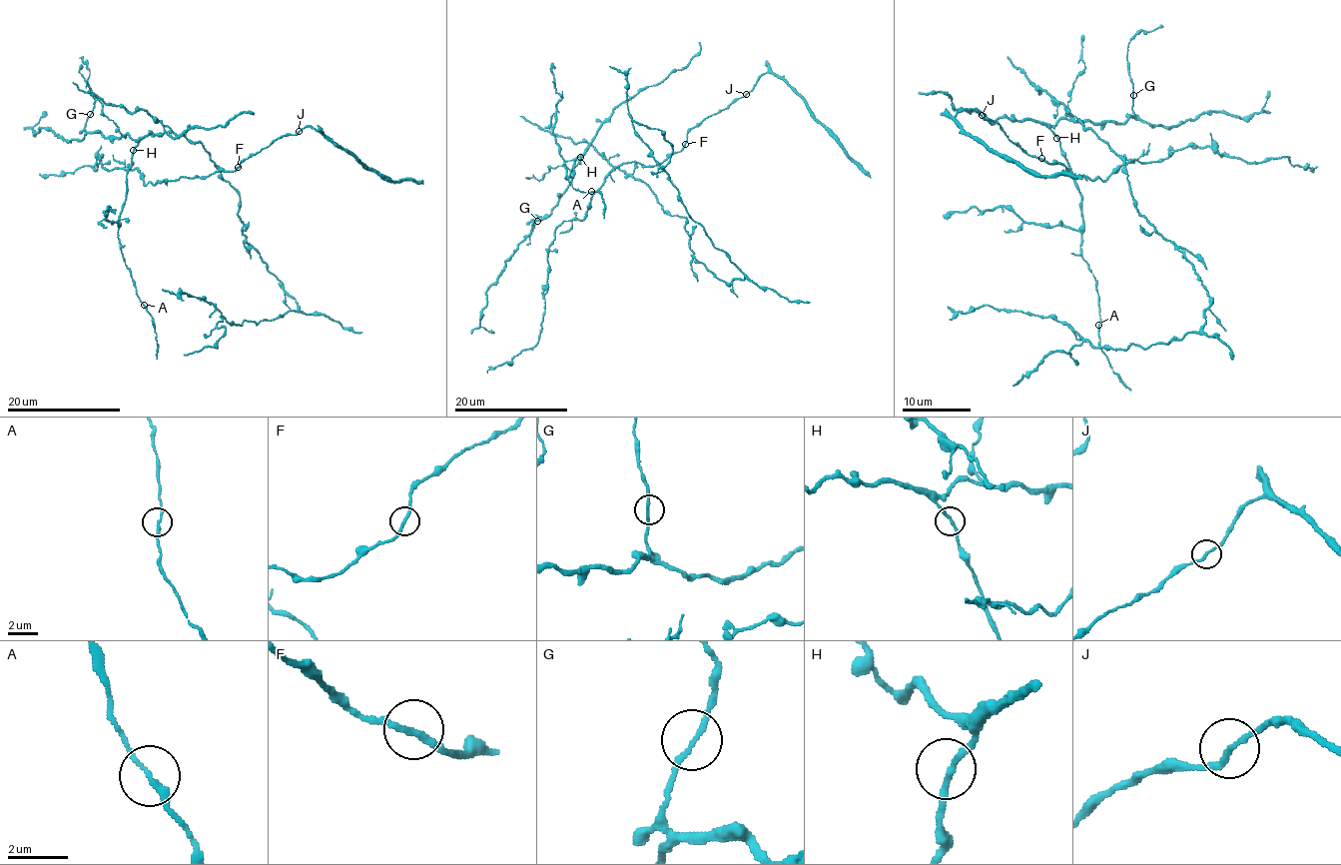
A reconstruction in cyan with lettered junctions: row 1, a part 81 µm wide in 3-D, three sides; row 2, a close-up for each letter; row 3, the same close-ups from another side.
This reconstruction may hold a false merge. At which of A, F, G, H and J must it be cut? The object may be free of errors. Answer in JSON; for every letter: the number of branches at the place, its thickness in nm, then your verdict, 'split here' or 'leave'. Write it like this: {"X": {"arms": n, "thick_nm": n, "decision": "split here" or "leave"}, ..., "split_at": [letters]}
{"A": {"arms": 2, "thick_nm": 190, "decision": "leave"}, "F": {"arms": 2, "thick_nm": 200, "decision": "leave"}, "G": {"arms": 2, "thick_nm": 170, "decision": "leave"}, "H": {"arms": 2, "thick_nm": 200, "decision": "leave"}, "J": {"arms": 2, "thick_nm": 180, "decision": "leave"}, "split_at": []}

